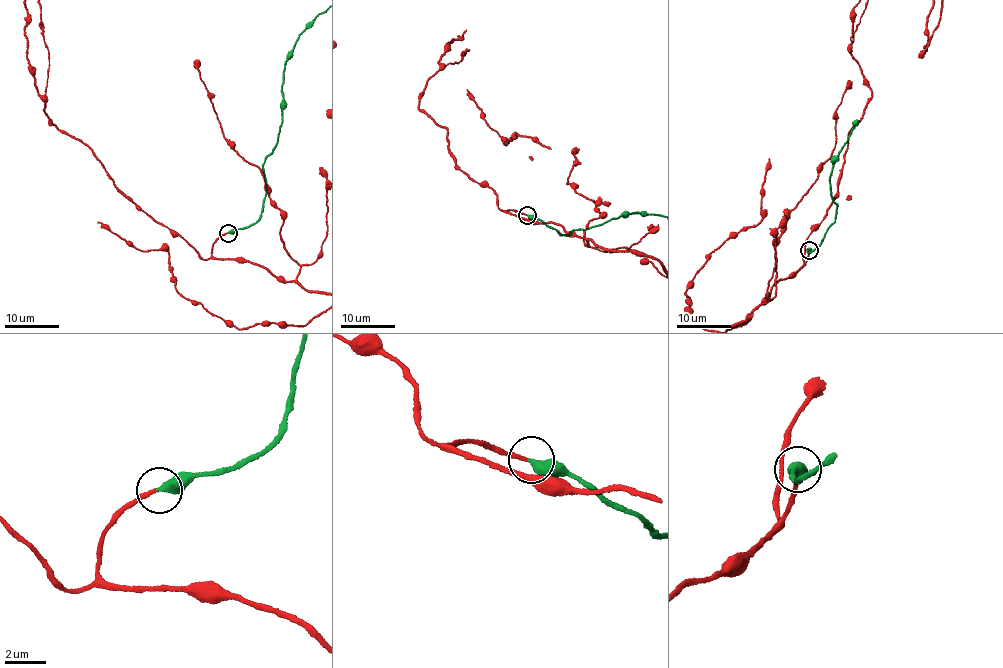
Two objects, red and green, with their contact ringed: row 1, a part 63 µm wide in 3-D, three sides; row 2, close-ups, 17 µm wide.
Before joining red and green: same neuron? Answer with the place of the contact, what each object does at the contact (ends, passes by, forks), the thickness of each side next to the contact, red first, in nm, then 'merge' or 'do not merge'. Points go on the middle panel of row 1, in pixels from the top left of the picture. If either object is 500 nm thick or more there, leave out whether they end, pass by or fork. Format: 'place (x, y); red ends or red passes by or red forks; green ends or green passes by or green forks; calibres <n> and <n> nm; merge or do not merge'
place (527, 215); red ends; green ends; calibres 190 and 480 nm; merge

